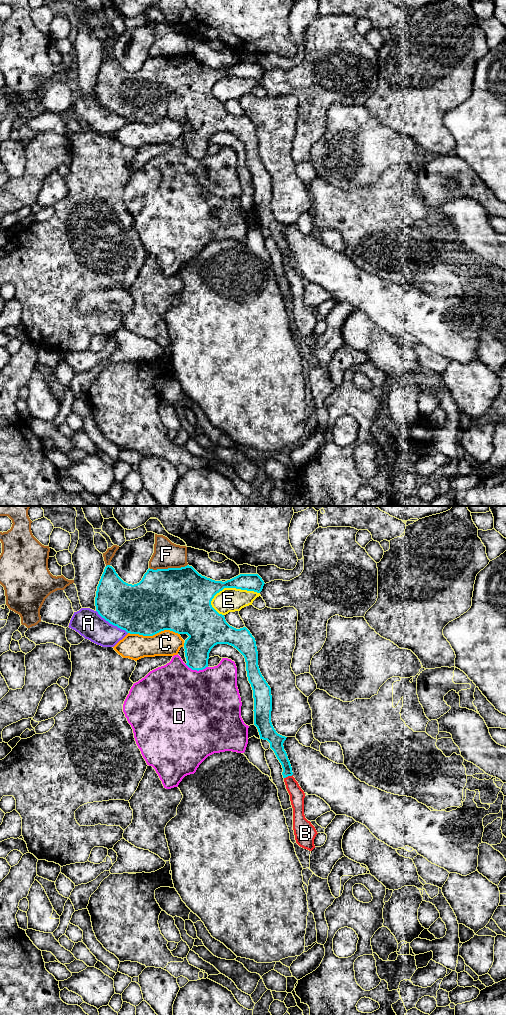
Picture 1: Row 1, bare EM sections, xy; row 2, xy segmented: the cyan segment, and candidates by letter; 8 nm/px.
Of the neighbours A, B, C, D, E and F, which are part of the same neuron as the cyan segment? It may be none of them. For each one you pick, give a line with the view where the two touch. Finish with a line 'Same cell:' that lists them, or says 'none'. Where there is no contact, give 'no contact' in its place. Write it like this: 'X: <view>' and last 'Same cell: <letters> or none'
B: xy
Same cell: B

